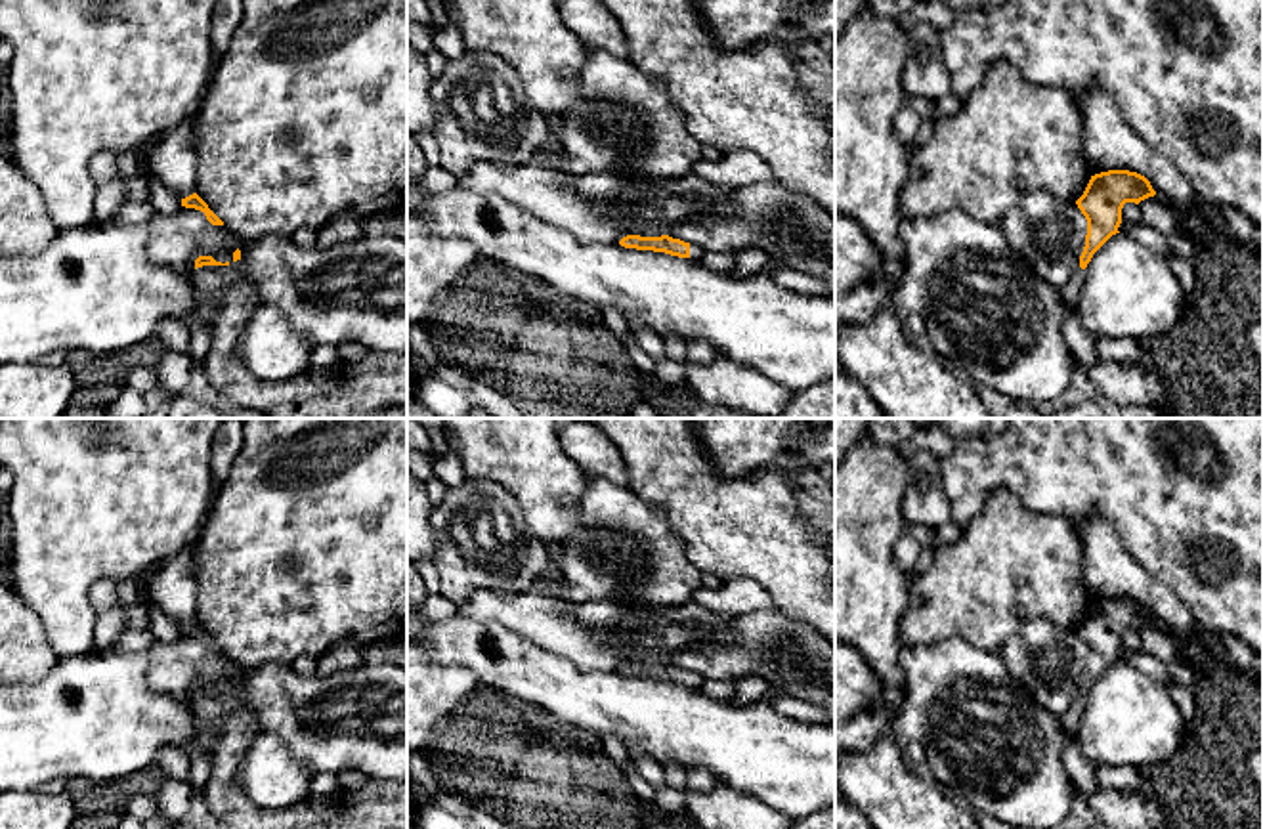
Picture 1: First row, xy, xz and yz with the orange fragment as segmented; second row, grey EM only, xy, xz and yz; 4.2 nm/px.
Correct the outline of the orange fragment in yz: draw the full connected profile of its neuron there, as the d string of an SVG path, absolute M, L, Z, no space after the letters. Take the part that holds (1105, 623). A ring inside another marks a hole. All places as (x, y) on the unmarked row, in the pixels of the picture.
M1108 598L1091 604L1083 623L1076 628L1087 648L1085 674L1080 684L1080 695L1074 699L1064 716L1060 716L1062 733L1076 739L1083 716L1085 695L1093 682L1118 659L1122 636L1125 630L1139 632L1154 625L1150 609L1129 598Z

